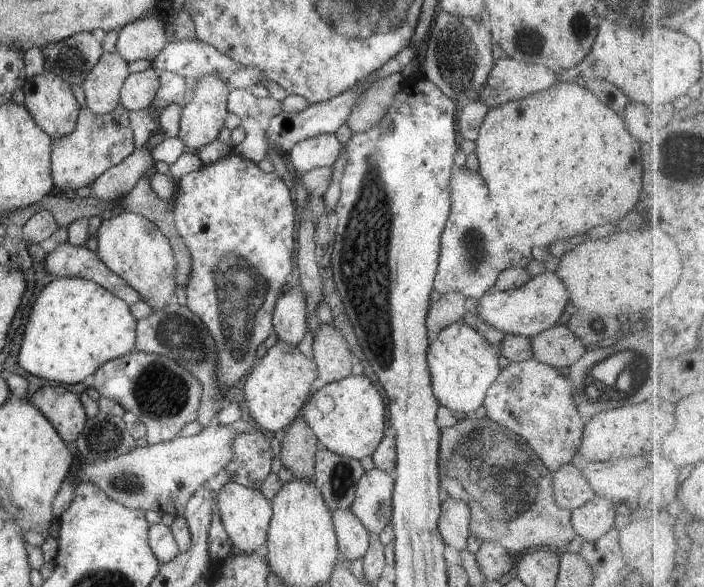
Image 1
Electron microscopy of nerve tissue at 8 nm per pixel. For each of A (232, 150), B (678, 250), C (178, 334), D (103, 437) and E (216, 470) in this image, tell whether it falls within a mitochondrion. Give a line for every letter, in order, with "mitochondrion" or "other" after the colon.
A: other
B: other
C: mitochondrion
D: mitochondrion
E: other

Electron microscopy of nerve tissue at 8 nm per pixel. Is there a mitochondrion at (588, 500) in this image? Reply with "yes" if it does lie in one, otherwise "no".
no

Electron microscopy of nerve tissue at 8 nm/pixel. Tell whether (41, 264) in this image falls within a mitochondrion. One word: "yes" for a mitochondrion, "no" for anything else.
no

